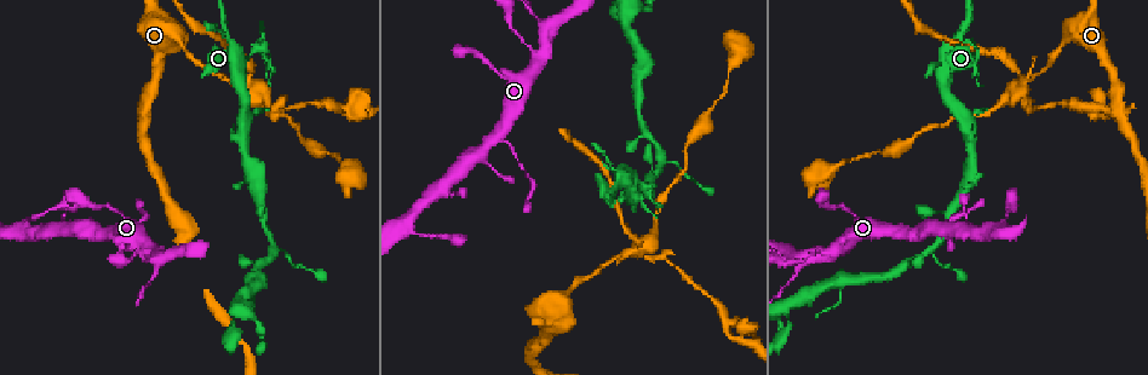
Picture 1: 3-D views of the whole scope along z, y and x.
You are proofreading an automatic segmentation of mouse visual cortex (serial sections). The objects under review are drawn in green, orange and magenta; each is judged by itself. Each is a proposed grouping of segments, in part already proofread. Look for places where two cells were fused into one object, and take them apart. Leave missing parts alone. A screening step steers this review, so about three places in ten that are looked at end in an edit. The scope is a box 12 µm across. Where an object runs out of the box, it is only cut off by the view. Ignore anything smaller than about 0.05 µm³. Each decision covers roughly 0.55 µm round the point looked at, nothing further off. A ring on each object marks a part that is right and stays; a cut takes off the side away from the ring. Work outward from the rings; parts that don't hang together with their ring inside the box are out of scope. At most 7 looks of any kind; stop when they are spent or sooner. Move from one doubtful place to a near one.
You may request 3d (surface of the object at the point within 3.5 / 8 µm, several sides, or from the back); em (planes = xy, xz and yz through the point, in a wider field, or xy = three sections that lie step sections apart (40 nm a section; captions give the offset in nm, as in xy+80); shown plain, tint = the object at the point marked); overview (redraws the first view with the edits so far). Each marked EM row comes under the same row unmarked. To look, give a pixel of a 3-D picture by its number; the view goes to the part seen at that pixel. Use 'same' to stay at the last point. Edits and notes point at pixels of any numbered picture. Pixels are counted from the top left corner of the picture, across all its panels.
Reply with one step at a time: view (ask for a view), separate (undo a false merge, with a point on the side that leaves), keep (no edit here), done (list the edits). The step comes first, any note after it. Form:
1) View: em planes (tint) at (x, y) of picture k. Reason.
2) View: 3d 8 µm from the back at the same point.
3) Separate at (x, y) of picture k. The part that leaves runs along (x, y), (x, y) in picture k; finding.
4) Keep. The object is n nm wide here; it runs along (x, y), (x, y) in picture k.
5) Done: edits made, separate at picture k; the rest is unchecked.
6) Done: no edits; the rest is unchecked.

View: 3d 3.5 µm at (565, 299) of picture 1. Thick turns thin.

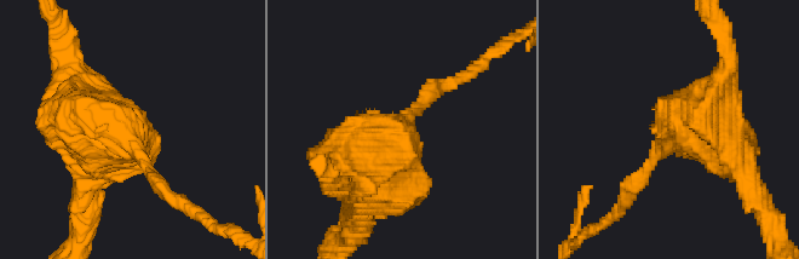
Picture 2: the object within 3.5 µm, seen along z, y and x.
View: em xy step 1 (tint) at (405, 123) of picture 2.

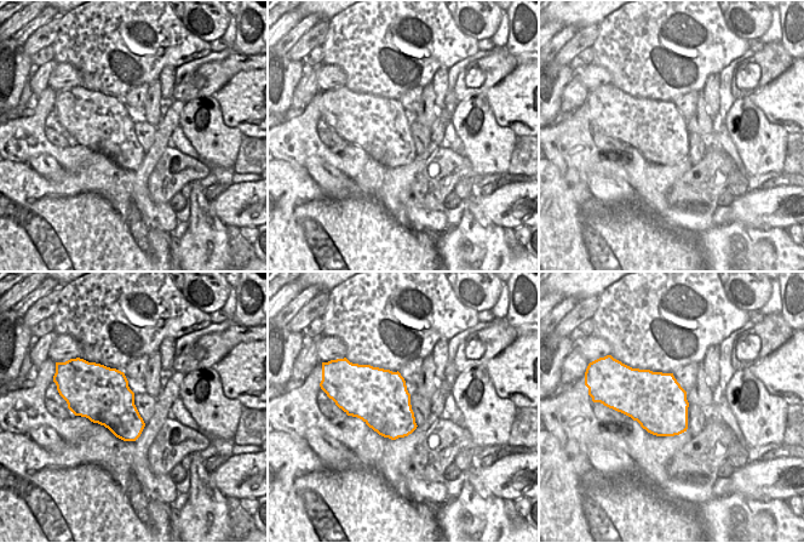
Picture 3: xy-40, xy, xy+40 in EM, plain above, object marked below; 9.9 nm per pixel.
Keep. It runs along (355, 177), (447, 84) in picture 2; one cell here.

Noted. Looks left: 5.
View: 3d 3.5 µm at (251, 93) of picture 1. Looks like a crossing.

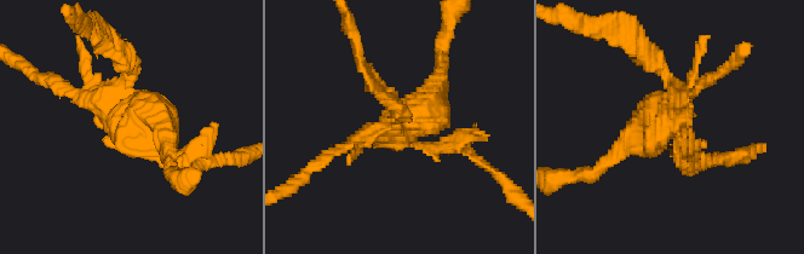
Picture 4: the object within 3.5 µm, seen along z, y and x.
View: em xy step 2 (tint) at (674, 118) of picture 4.

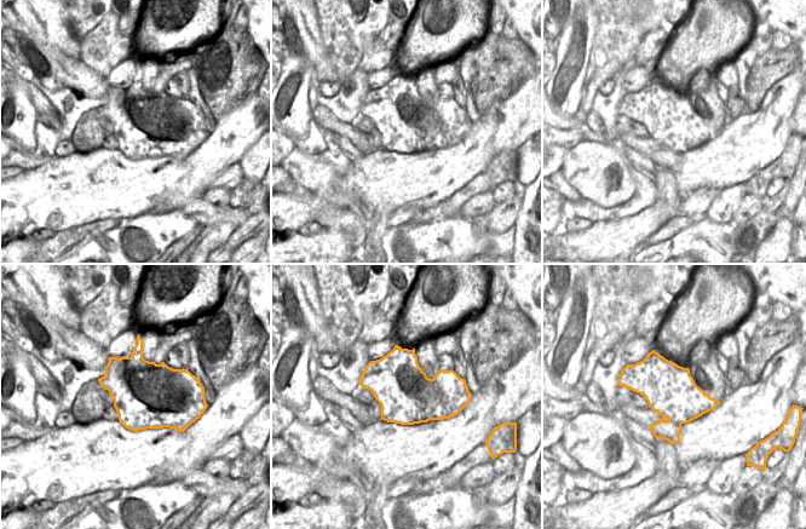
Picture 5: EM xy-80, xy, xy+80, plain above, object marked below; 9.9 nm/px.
Separate at (682, 161) of picture 4. 4 arms meet here; the arms are 100, 150, 200, 300 nm wide; a border runs along (467, 390), (404, 396) in picture 5; two cells meet here.

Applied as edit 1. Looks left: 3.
View: overview.

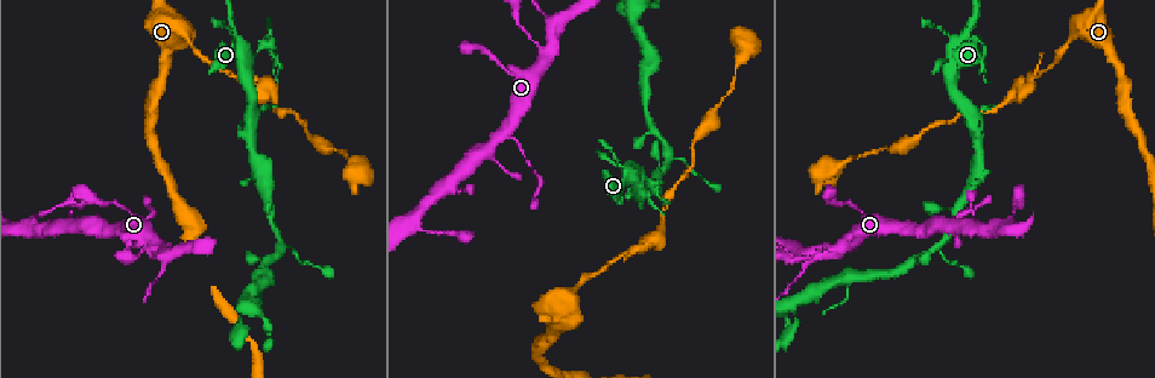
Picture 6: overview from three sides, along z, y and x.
View: 3d 3.5 µm at (261, 47) of picture 6. Thick turns thin.

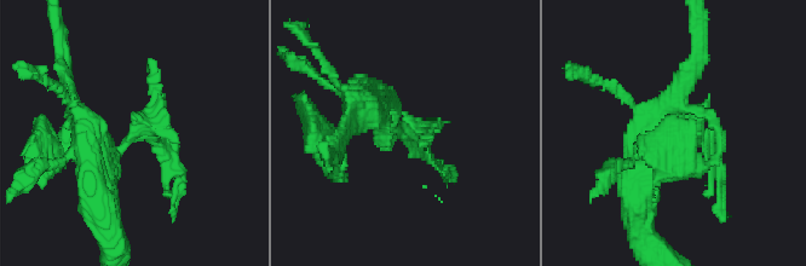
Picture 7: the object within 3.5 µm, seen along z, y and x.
View: em xy step 2 (tint) at (131, 136) of picture 7. Need the tissue.

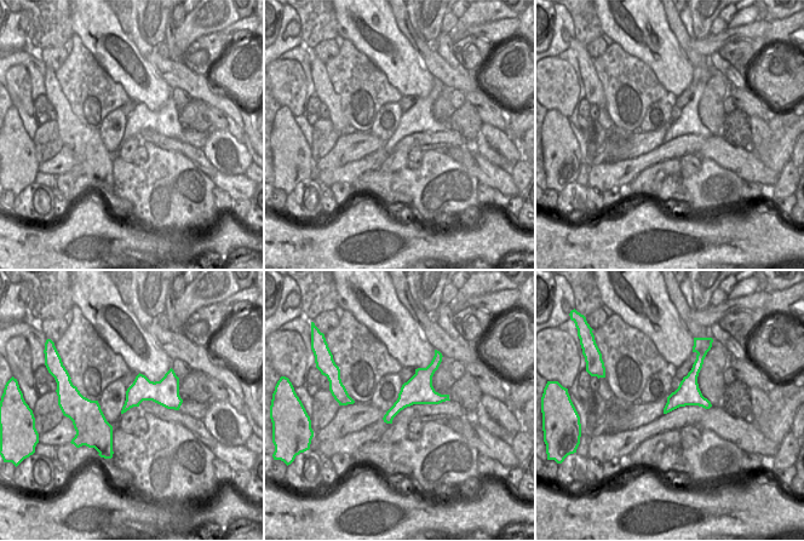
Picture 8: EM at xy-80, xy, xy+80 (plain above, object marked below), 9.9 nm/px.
Separate at (409, 119) of picture 7. The object is 280 nm wide here; the part that leaves runs along (391, 128), (409, 137), (450, 178) in picture 7; two cells meet here.

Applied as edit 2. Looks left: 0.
Done: edits made, separate at picture 4, separate at picture 7; the rest is unchecked.

